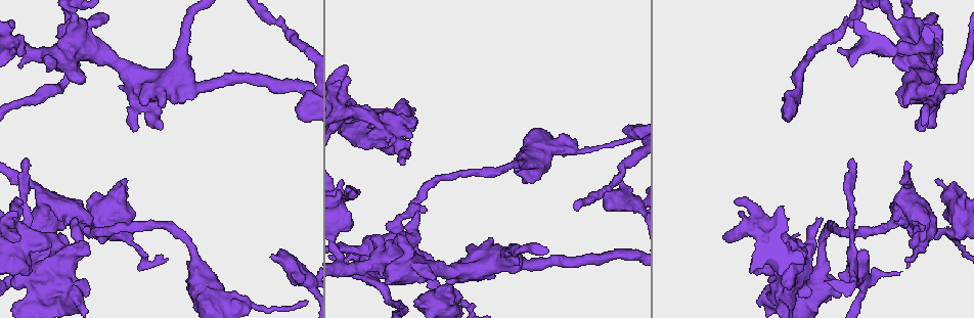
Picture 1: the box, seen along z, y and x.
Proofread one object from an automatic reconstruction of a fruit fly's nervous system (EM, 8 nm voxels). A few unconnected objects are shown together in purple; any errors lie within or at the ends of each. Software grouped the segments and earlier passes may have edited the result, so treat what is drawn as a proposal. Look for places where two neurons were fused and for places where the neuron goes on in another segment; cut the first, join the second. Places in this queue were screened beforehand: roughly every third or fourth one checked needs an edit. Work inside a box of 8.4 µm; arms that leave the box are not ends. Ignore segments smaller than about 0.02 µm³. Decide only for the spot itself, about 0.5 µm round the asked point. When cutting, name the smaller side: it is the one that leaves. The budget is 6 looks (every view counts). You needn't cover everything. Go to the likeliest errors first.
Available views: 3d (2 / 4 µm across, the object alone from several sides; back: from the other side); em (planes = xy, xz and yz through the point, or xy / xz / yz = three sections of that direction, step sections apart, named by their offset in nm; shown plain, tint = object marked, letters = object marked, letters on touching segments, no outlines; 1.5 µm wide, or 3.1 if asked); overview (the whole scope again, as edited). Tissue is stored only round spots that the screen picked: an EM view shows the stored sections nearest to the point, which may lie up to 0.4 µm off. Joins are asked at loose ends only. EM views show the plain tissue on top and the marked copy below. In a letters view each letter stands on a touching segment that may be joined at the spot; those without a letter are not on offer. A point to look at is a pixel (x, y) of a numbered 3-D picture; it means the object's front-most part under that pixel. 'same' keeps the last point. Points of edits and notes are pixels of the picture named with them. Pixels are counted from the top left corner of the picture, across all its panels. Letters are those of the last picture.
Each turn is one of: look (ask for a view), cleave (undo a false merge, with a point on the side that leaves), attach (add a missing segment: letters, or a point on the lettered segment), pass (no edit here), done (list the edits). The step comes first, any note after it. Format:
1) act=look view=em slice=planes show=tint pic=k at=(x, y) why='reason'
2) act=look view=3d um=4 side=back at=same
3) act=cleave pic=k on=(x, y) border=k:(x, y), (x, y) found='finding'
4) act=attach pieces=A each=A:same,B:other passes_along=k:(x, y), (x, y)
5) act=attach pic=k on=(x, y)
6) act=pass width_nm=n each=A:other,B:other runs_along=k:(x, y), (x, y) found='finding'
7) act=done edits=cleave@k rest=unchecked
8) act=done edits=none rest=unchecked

act=look view=3d um=2 pic=1 at=(849, 160) why='long arm stops here'

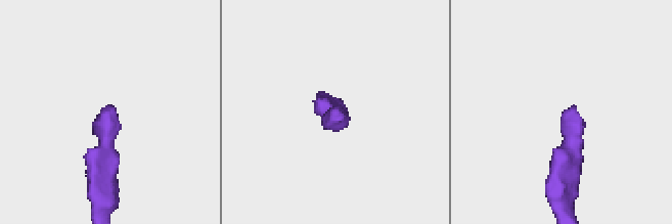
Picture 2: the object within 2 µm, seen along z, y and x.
act=look view=em slice=planes show=letters pic=2 at=(344, 112) why='now the EM'

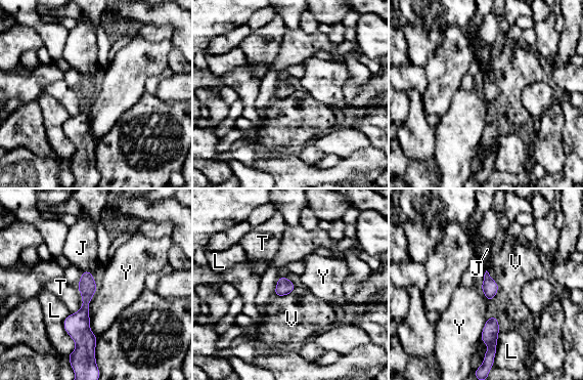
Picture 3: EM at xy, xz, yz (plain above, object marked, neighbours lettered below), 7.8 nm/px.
act=attach pieces=J each=J:same,L:other,T:other,V:other,Y:other passes_along=3:(87, 287), (86, 270), (81, 248) found='it goes on there'

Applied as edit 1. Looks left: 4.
act=look view=3d um=4 pic=1 at=(411, 242) why='thin arm on a thick one'

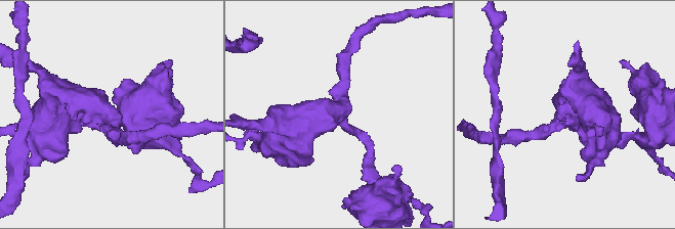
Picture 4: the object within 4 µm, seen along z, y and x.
act=look view=em slice=planes show=letters pic=4 at=(109, 120) arms=3 arm_widths_nm=170,200,480

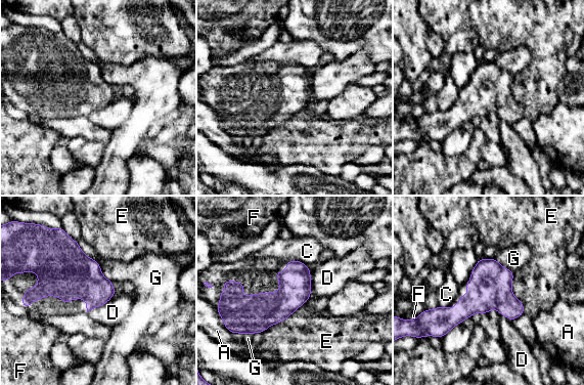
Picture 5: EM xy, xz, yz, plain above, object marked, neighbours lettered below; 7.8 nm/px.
act=pass width_nm=260 each=A:other,C:other,D:other,E:other,F:other,G:other found='continuous, no second neuron'

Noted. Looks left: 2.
act=look view=3d um=4 pic=1 at=(791, 244) why='thin neck'

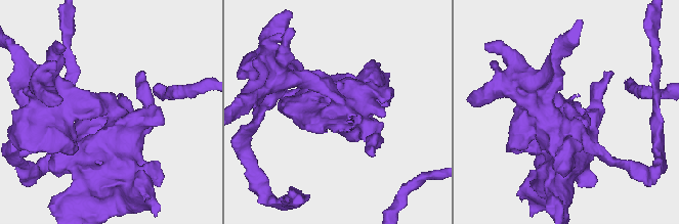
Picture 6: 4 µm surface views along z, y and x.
act=look view=em slice=planes show=letters pic=6 at=(341, 105) why='shape alone is not enough'

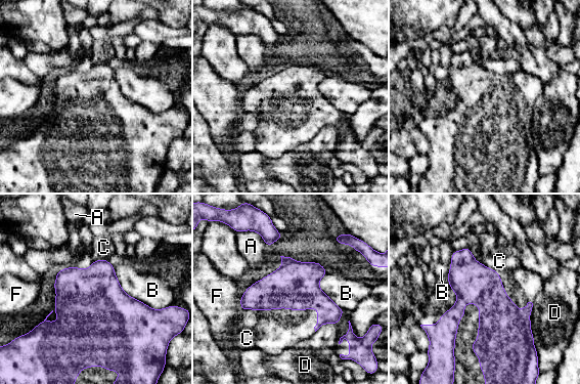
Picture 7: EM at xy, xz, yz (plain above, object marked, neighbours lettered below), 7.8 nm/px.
act=pass each=A:other,B:other,C:other,D:other,F:other border=7:(114, 266), (129, 295), (163, 308) found='continuous, no second neuron'

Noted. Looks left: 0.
act=done edits=attach@3 rest=unchecked

